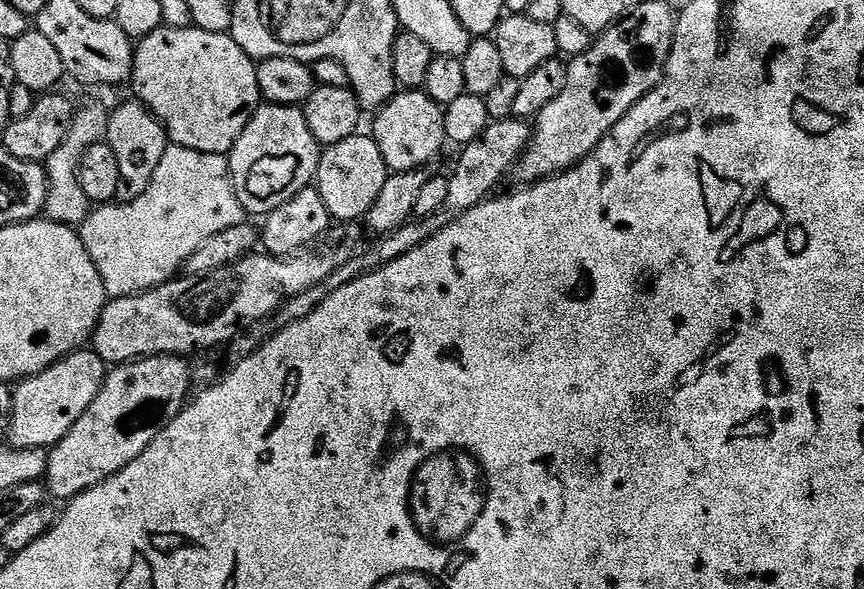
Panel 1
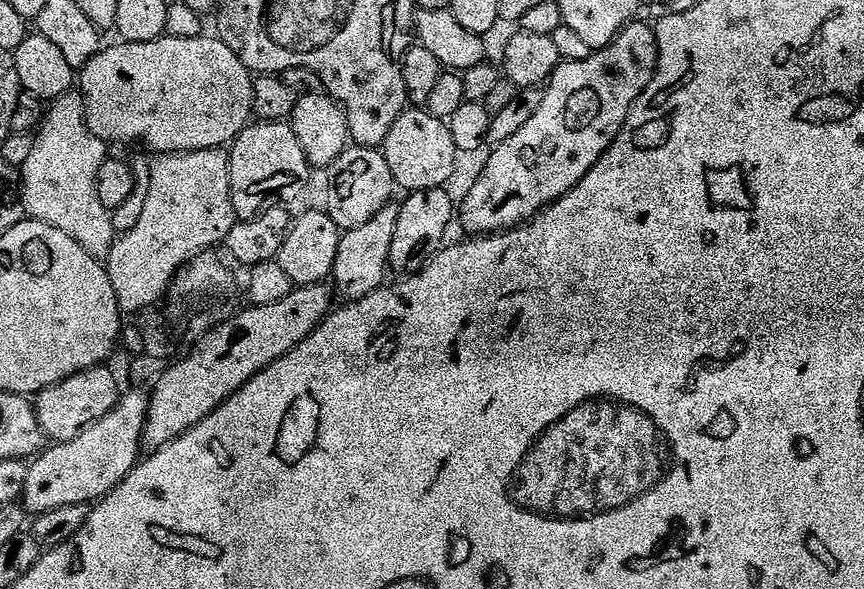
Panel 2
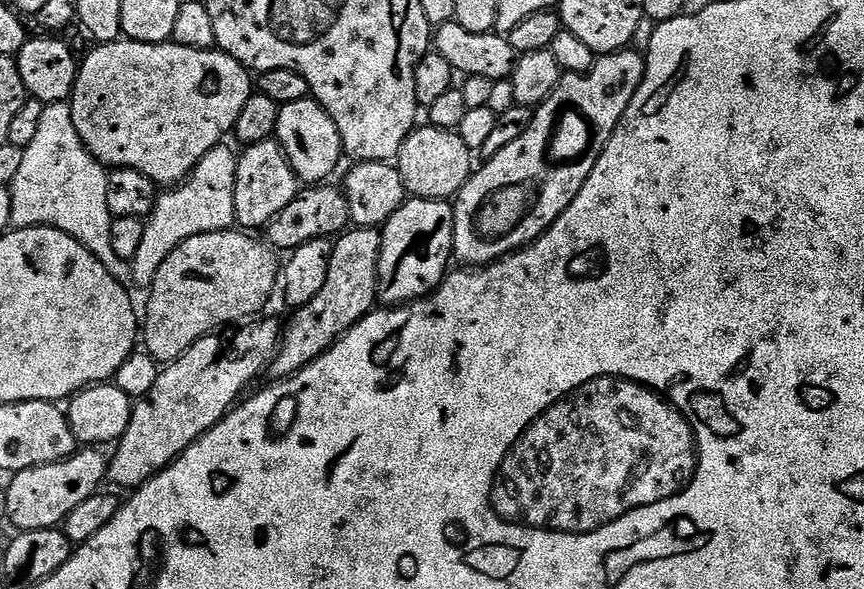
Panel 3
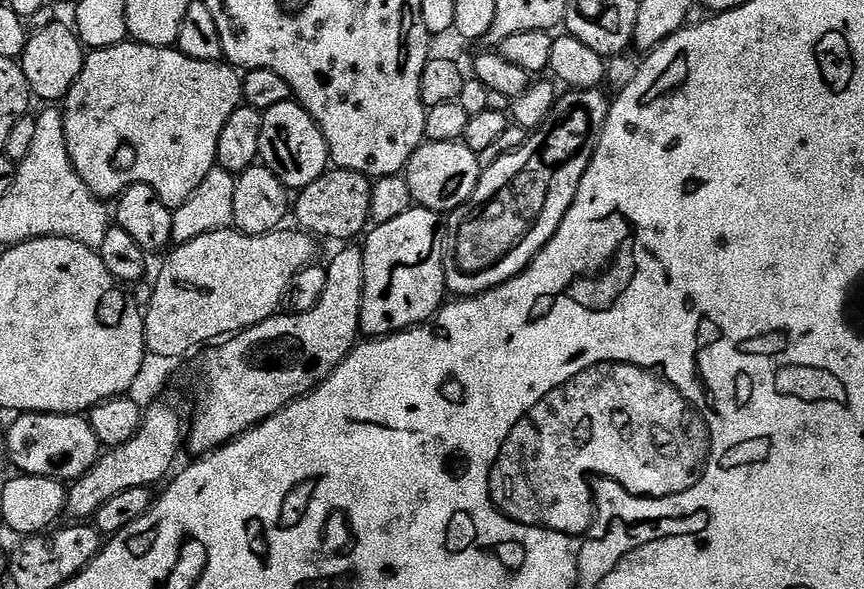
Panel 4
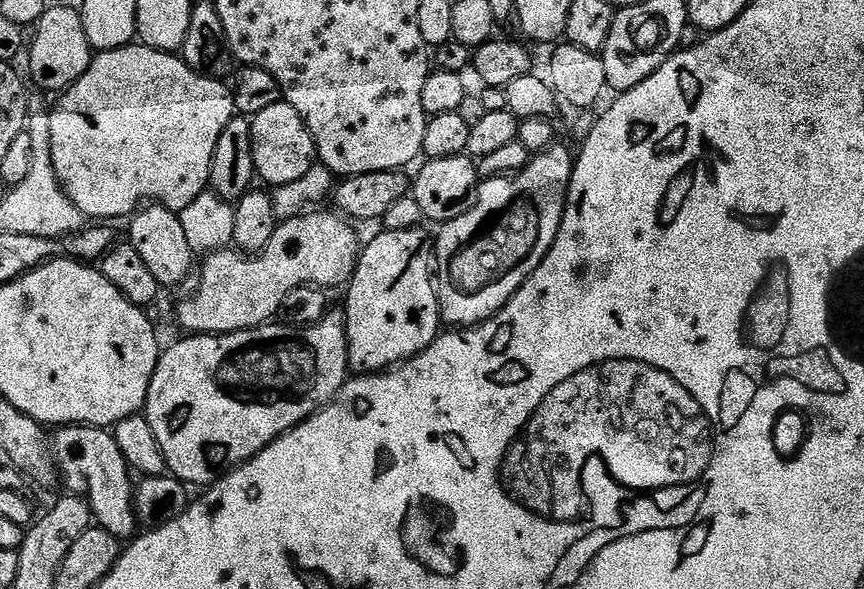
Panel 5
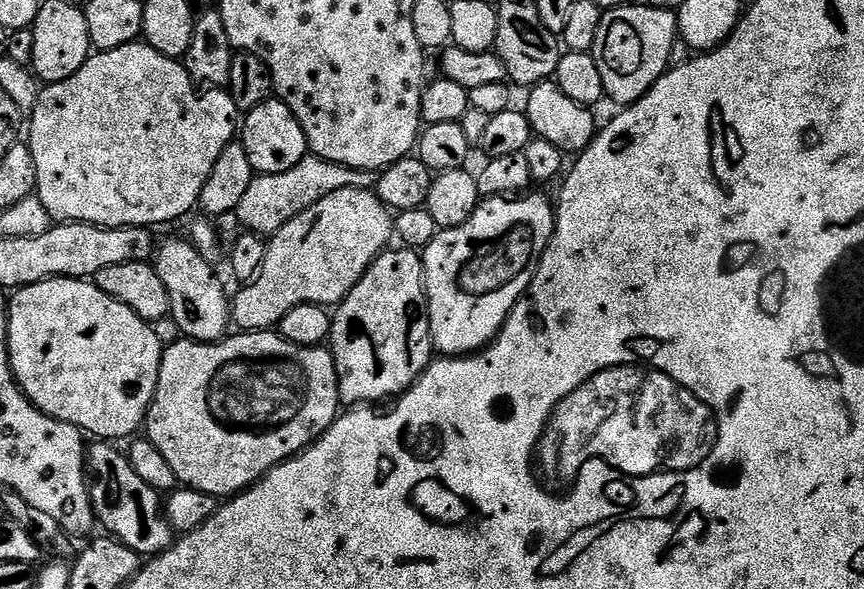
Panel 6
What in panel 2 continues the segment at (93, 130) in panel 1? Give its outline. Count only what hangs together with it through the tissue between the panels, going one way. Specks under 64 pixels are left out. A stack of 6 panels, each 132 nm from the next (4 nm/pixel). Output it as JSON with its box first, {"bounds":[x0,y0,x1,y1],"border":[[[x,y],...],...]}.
{"bounds":[22,91,117,258],"border":[[[75,91],[59,96],[57,100],[47,105],[44,119],[34,133],[30,158],[26,158],[22,169],[22,199],[24,211],[29,217],[38,222],[46,222],[46,226],[54,226],[54,230],[62,230],[62,234],[70,234],[78,246],[82,246],[97,258],[107,257],[117,233],[112,225],[112,213],[109,208],[102,206],[98,199],[98,170],[102,162],[109,159],[110,148],[105,141],[100,140],[90,130],[84,117],[84,101]]]}

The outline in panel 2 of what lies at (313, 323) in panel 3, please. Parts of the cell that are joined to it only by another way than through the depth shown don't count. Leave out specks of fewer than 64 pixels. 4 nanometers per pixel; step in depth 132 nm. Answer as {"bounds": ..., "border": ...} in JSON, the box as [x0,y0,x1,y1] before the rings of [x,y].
{"bounds":[330,202,400,302],"border":[[[389,202],[382,210],[378,210],[378,214],[374,214],[374,218],[370,218],[370,222],[341,235],[338,258],[334,258],[330,280],[335,291],[345,296],[345,301],[351,302],[369,296],[385,283],[384,268],[386,272],[389,267],[390,246],[394,242],[394,230],[398,228],[399,213],[400,204]]]}

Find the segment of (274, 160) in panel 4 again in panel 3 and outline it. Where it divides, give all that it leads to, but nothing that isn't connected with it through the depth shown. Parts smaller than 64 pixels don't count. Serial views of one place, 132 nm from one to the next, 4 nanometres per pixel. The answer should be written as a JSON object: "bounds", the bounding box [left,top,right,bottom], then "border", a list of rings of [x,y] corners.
{"bounds":[274,98,344,186],"border":[[[311,98],[280,105],[274,139],[286,154],[297,180],[308,186],[327,181],[327,176],[339,166],[344,156],[342,138],[338,126],[334,126],[334,118],[330,118],[324,107]]]}

